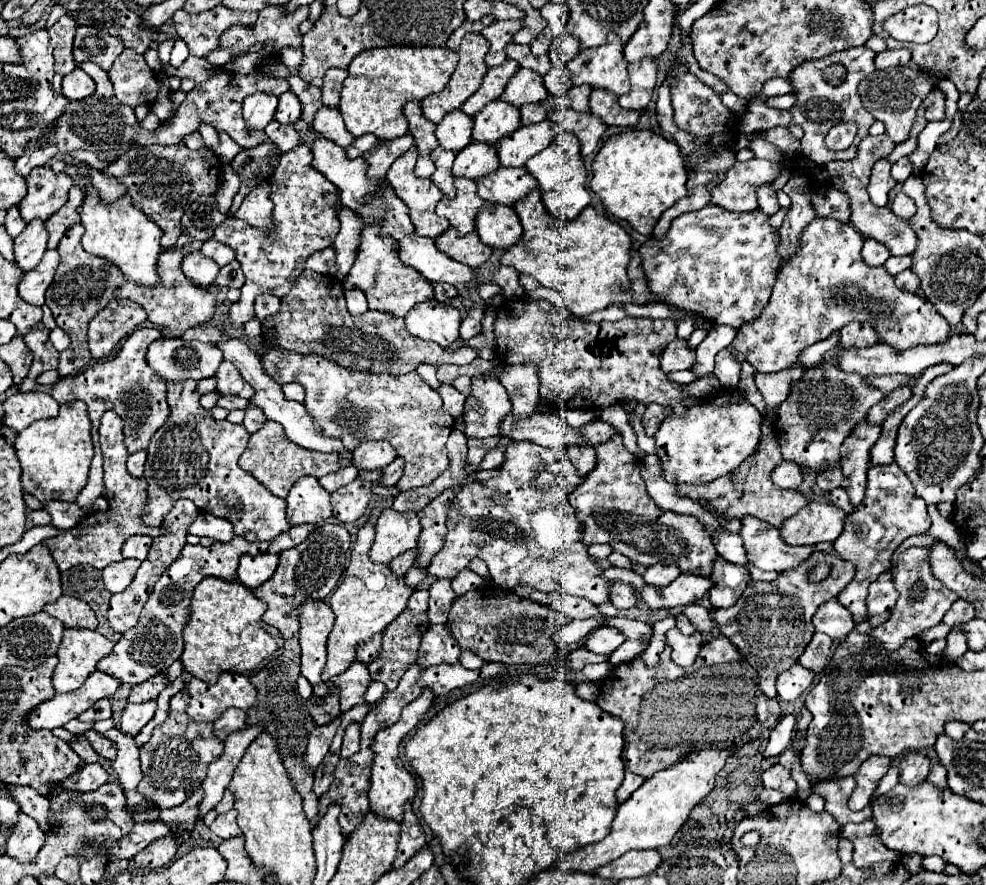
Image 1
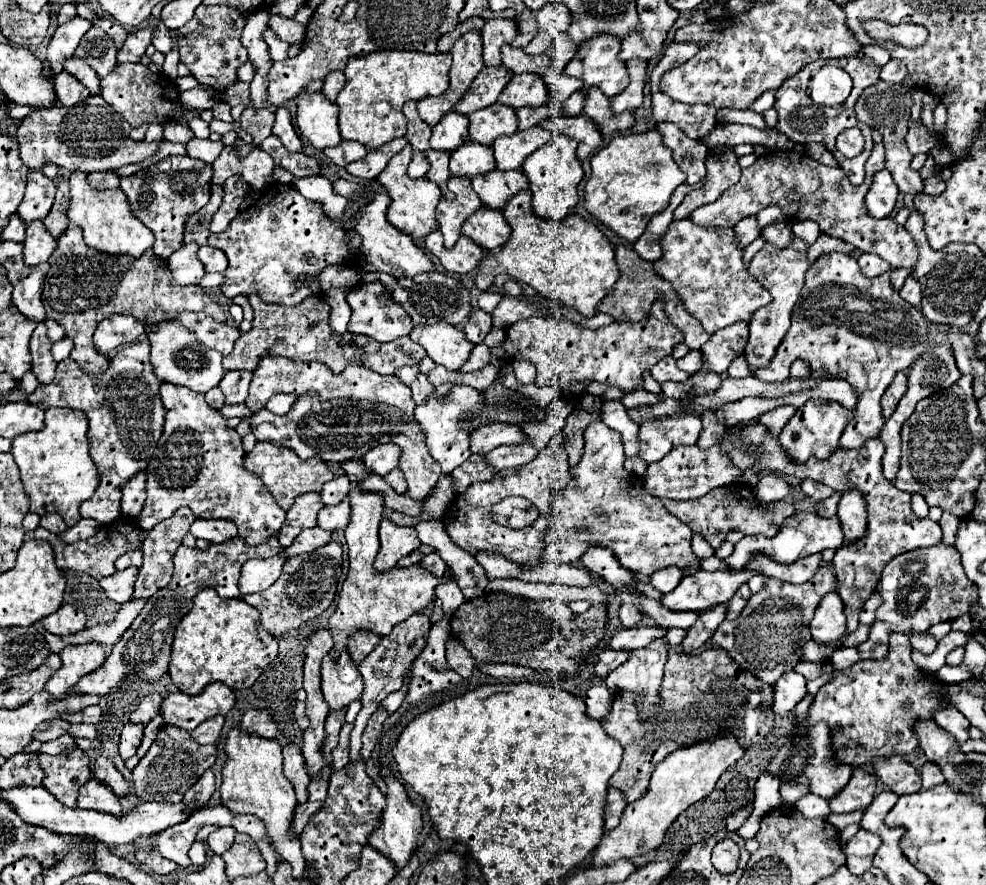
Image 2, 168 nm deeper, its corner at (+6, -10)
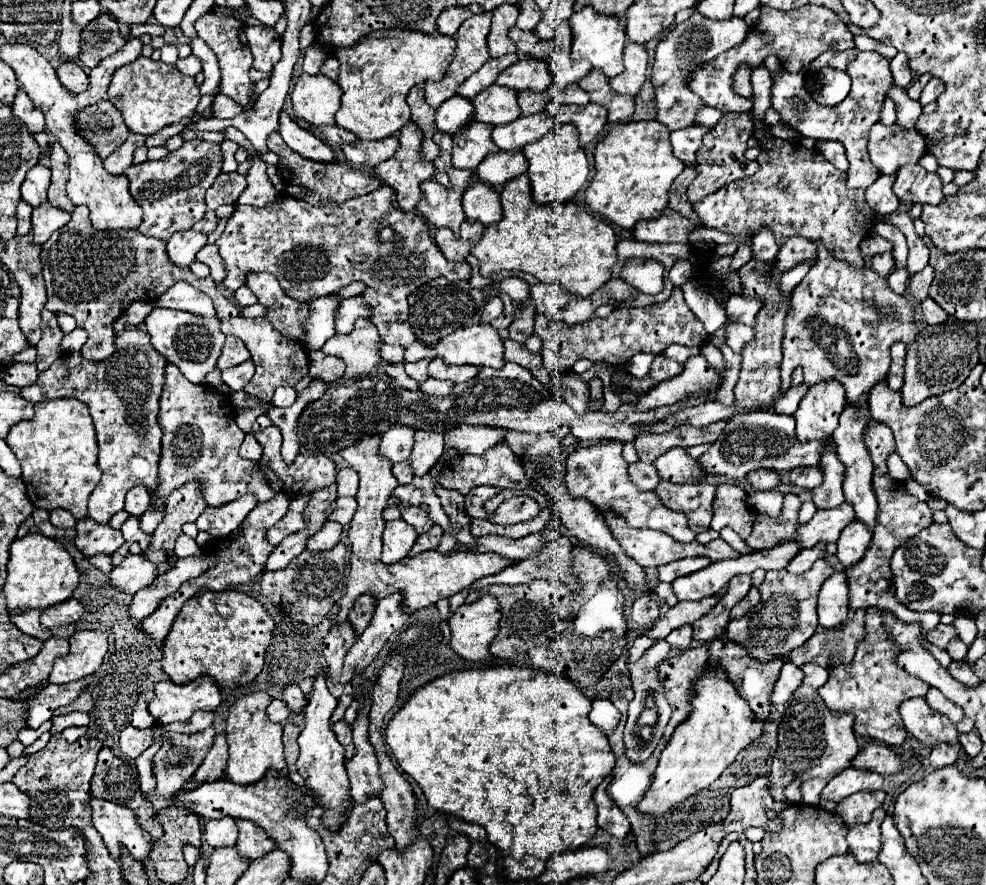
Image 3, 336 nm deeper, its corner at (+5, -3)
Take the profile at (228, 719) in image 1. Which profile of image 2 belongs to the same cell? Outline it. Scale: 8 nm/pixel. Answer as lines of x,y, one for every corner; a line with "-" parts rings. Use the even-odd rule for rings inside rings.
221,715
211,717
211,719
207,719
205,723
201,723
197,729
193,729
193,731
191,731
191,737
193,737
197,743
201,743
201,745
217,743
223,723
225,723
225,719
223,719

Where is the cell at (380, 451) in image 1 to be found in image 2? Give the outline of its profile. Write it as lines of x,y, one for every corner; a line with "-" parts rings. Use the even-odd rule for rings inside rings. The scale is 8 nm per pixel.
387,443
387,445
377,445
377,447
373,447
367,455
363,455
363,461
365,461
365,465
369,465
377,475
385,477
391,469
397,467
399,455
401,455
401,449
399,449
395,443

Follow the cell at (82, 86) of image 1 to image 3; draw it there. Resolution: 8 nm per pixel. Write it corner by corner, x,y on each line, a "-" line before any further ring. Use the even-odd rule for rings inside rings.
62,62
58,66
58,78
62,82
62,86
66,90
70,90
72,94
80,94
88,88
88,74
82,70
80,64
76,62

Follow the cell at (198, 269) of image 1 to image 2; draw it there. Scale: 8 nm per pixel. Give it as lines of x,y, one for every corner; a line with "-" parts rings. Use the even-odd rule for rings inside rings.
185,243
167,259
167,265
177,283
195,285
205,275
205,269
197,259
197,249
199,249
197,243

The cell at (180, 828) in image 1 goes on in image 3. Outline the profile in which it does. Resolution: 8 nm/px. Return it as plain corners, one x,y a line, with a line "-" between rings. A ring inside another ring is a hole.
218,734
214,740
214,746
210,748
208,756
204,758
204,762
200,764
200,768
194,772
194,782
202,784
202,782
214,782
220,780
224,768
226,768
226,760
228,760
228,746
226,746
226,738
224,734

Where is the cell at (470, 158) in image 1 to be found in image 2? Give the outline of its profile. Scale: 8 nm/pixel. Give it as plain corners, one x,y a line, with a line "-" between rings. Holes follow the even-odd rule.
465,141
461,147
457,147
451,153
449,161
451,175
455,177
475,177
483,175
495,169
495,159
493,159
493,149
491,147
481,147
481,143

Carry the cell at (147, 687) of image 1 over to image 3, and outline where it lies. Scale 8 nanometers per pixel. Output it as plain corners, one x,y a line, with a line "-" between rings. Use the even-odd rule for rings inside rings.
148,690
148,692
144,692
144,694
140,696
140,700
136,702
134,712
132,712
132,724
134,724
136,728
152,728
152,726
154,726
154,718
152,718
150,712
148,712
148,704
150,704
152,696
154,696
154,692

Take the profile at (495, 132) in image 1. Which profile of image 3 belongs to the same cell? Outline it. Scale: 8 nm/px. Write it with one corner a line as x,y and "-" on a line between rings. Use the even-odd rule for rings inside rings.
496,84
482,90
472,104
476,108
474,118
484,124
492,124
492,126
510,124
520,116
518,94
512,92
510,88
502,88

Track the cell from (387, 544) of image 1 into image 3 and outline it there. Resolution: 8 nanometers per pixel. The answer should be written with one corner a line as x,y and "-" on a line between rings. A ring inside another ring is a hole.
404,520
386,522
384,534
382,534
382,542
384,542
382,562
394,564
394,562
402,560
408,554
408,550
414,546
416,538
418,538
416,530
410,524
406,524

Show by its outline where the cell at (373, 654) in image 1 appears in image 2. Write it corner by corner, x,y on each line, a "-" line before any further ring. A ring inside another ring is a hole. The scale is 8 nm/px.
355,629
349,637
349,643
347,643
347,649
349,649
349,655
353,657
353,661
359,665
377,645
379,645
381,637
375,633
375,631
369,631
369,629

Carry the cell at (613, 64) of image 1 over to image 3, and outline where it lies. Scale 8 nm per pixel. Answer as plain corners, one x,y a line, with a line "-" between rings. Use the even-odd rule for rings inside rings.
586,6
580,12
574,12
574,16
570,16
570,28
574,32
572,60
588,60
592,68
602,70
608,78
614,78
624,72
624,64
622,64
622,52
626,44
624,18
602,16
602,14
596,14
590,6

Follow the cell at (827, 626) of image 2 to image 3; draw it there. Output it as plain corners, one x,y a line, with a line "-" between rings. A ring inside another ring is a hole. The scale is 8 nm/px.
834,572
818,594
818,622
824,630
842,626
848,620
848,584
842,572

